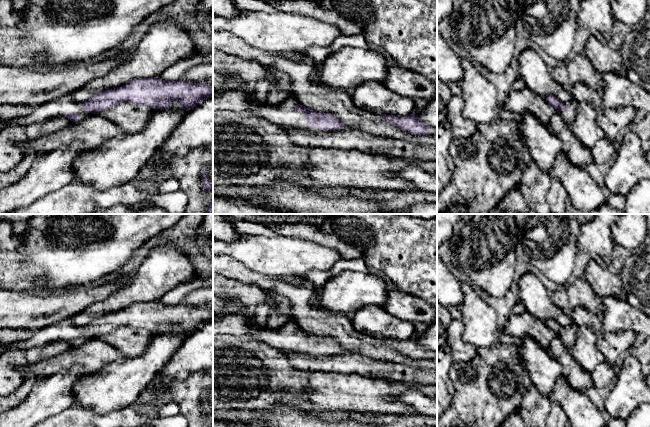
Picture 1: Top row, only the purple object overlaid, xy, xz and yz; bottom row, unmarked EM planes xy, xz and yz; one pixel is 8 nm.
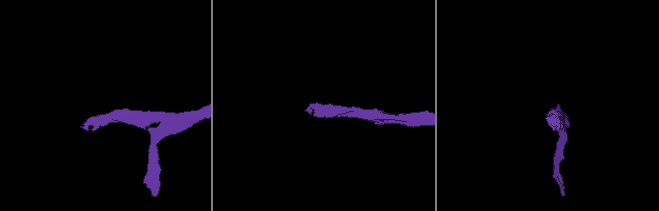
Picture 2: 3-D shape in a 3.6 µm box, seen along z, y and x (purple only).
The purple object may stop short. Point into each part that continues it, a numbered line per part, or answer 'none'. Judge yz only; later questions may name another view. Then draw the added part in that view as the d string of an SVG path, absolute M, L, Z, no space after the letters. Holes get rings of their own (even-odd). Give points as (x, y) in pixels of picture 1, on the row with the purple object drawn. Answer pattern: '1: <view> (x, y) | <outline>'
1: yz (567, 116) | M573 98L573 99L570 99L568 102L563 102L563 107L566 107L566 106L571 106L572 111L570 112L569 110L562 110L560 112L560 116L562 117L563 121L567 125L569 125L571 123L571 121L576 116L576 112L577 112L577 108L579 106L579 102Z

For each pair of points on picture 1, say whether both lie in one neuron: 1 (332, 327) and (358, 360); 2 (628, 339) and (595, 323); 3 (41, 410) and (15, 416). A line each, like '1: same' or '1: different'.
1: different
2: same
3: same

